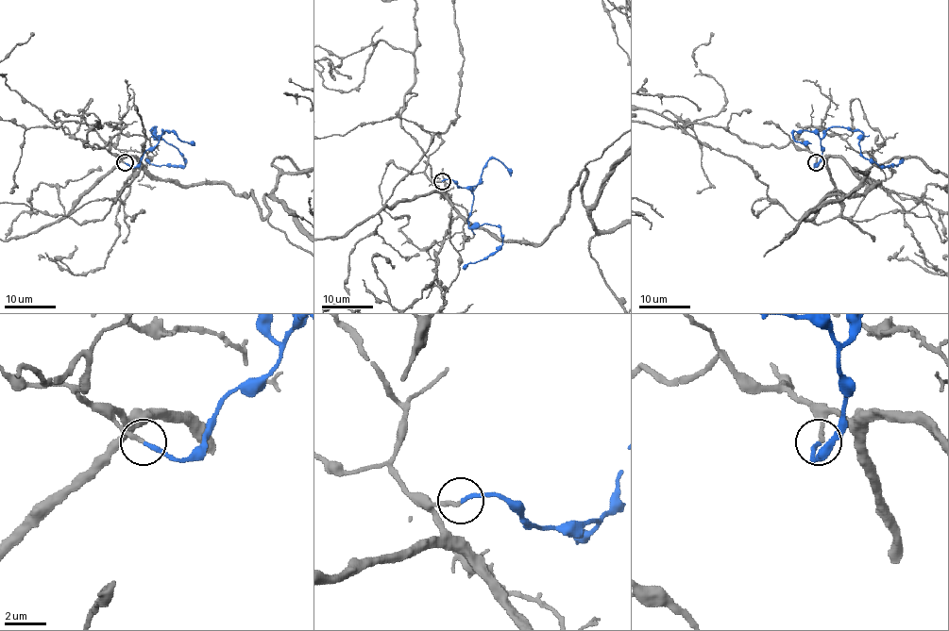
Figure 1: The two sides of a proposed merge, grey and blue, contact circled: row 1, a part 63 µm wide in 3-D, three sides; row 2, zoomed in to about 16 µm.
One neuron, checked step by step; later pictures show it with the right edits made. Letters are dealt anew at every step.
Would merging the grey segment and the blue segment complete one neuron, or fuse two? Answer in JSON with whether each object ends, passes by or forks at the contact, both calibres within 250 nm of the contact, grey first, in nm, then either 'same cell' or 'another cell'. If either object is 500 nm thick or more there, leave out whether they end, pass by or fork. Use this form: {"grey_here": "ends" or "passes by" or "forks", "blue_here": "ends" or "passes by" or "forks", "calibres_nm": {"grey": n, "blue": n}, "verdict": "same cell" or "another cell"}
{"grey_here": "ends", "blue_here": "ends", "calibres_nm": {"grey": 220, "blue": 190}, "verdict": "another cell"}

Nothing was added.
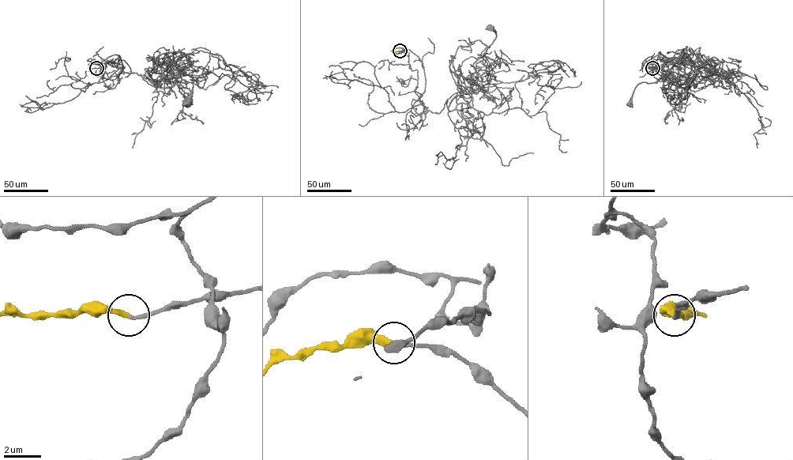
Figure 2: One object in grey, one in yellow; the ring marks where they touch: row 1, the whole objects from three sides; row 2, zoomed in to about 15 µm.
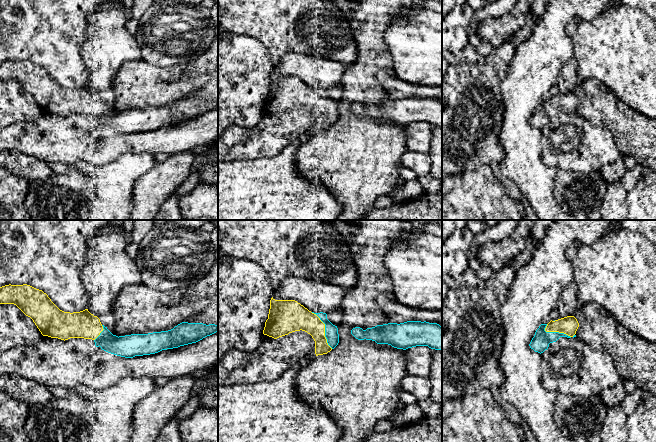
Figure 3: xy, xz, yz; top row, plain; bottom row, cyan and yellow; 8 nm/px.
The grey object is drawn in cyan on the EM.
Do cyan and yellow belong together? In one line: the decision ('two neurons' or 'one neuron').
one neuron

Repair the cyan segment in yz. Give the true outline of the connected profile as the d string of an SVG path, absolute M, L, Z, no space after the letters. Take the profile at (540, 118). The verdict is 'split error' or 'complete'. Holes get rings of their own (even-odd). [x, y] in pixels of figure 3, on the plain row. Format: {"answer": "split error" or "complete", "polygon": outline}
{"answer": "split error", "polygon": "M574 92L551 96L548 100L539 102L529 122L541 130L548 125L550 119L556 118L560 113L576 113L578 103L579 99Z"}

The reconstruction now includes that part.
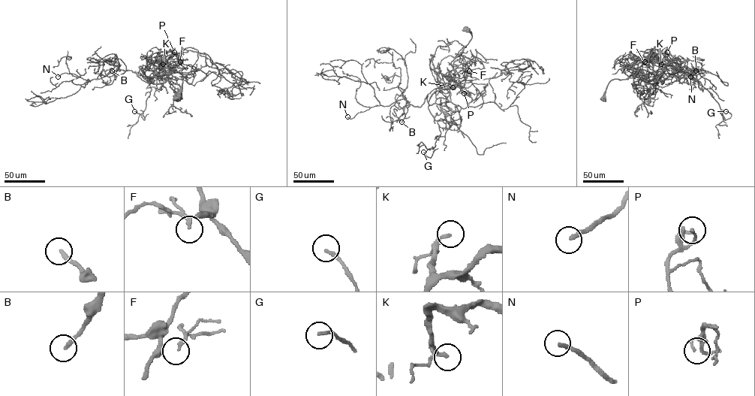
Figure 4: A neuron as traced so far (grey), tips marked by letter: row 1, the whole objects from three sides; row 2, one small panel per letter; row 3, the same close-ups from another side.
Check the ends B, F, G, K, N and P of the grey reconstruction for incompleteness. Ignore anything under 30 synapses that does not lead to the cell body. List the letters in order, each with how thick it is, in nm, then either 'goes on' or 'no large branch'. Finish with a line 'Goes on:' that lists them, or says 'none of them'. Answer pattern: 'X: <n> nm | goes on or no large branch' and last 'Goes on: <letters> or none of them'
B: 200 nm | goes on
F: 180 nm | no large branch
G: 160 nm | no large branch
K: 190 nm | goes on
N: 190 nm | goes on
P: 120 nm | no large branch
Goes on: B, K, N

